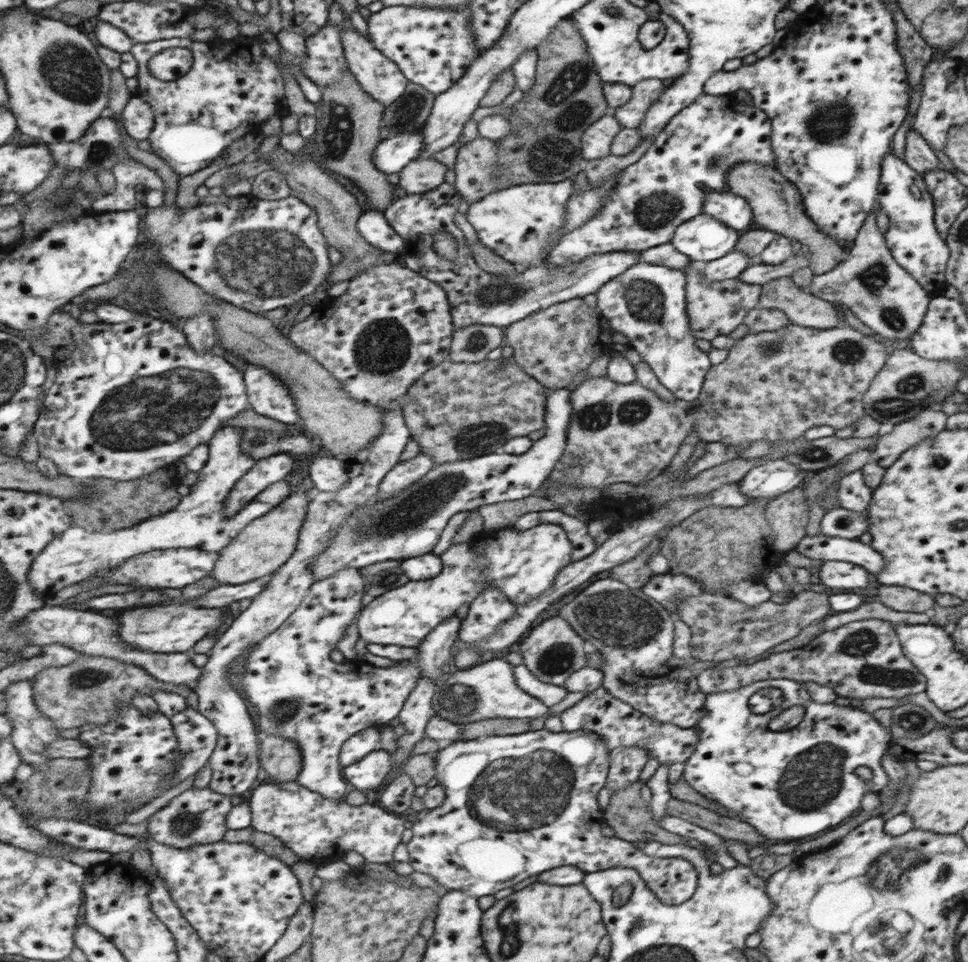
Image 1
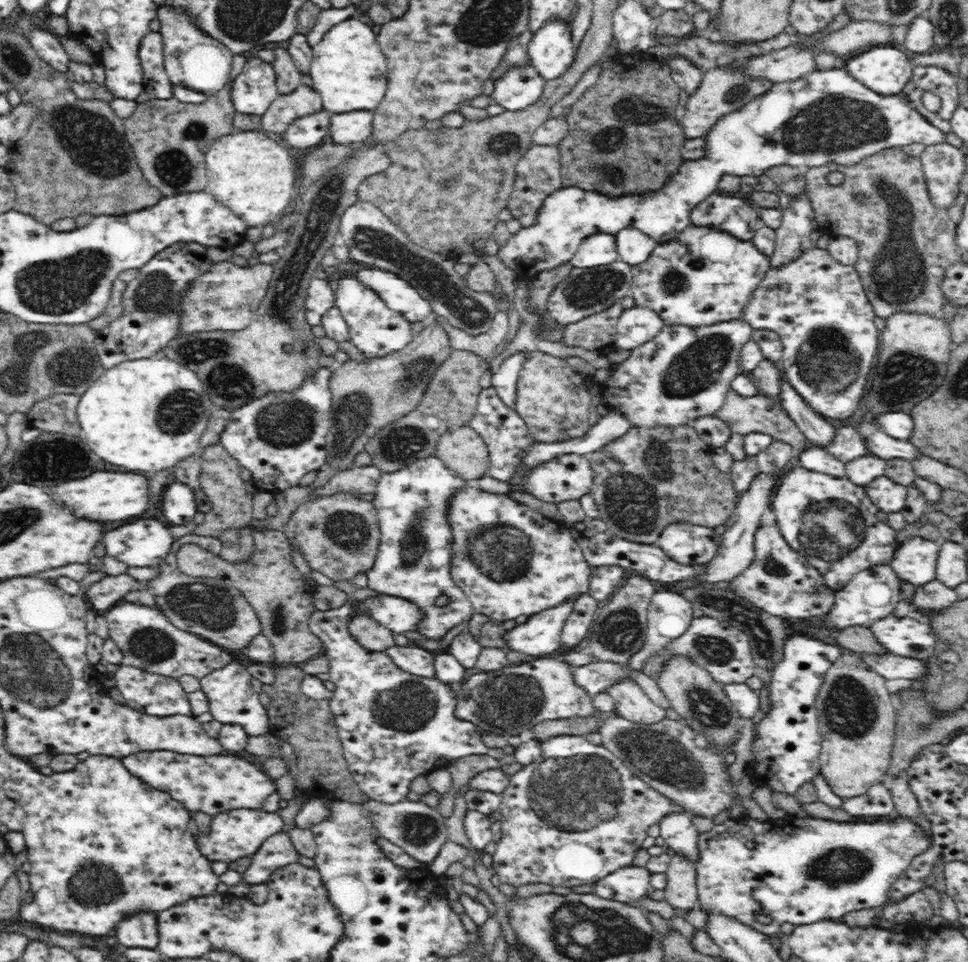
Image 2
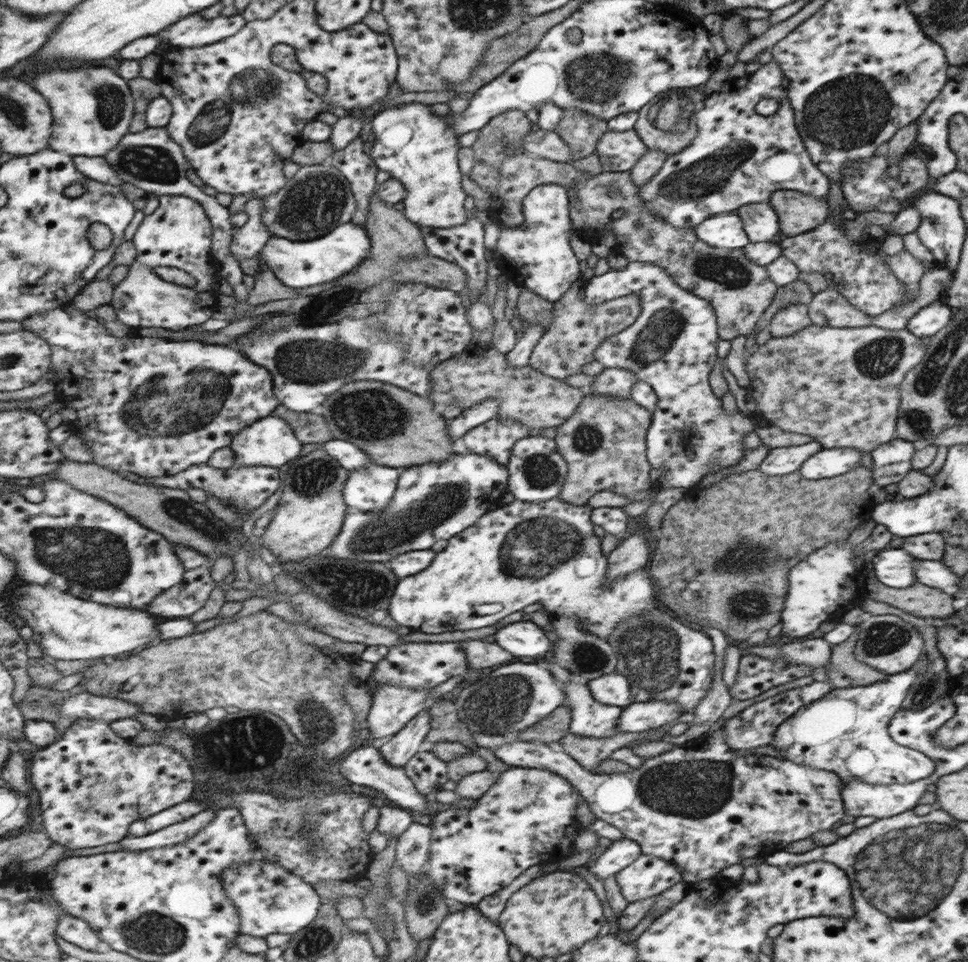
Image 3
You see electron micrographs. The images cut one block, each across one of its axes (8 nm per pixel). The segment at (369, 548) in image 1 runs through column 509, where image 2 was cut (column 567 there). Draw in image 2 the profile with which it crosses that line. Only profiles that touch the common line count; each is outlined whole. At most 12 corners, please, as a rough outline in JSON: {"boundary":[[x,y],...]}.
{"boundary":[[587,455],[536,465],[526,492],[557,504],[590,493]]}

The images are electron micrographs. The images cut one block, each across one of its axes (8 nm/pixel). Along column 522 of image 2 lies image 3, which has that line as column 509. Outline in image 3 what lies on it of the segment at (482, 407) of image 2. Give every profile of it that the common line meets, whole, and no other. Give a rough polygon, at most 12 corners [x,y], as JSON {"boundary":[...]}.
{"boundary":[[508,418],[468,430],[461,442],[470,453],[505,467],[513,443],[531,434]]}

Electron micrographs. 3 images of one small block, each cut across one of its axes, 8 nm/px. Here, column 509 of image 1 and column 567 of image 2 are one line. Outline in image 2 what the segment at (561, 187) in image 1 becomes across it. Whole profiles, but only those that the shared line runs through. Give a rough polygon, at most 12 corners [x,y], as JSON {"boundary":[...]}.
{"boundary":[[845,69],[722,116],[657,191],[562,187],[498,260],[530,282],[597,232],[672,240],[722,176],[944,143]]}

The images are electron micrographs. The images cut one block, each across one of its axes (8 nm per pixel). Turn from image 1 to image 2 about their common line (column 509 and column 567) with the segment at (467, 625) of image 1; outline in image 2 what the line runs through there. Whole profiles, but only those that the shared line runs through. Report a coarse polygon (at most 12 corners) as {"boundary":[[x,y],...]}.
{"boundary":[[576,598],[504,634],[510,652],[544,656],[561,645]]}

